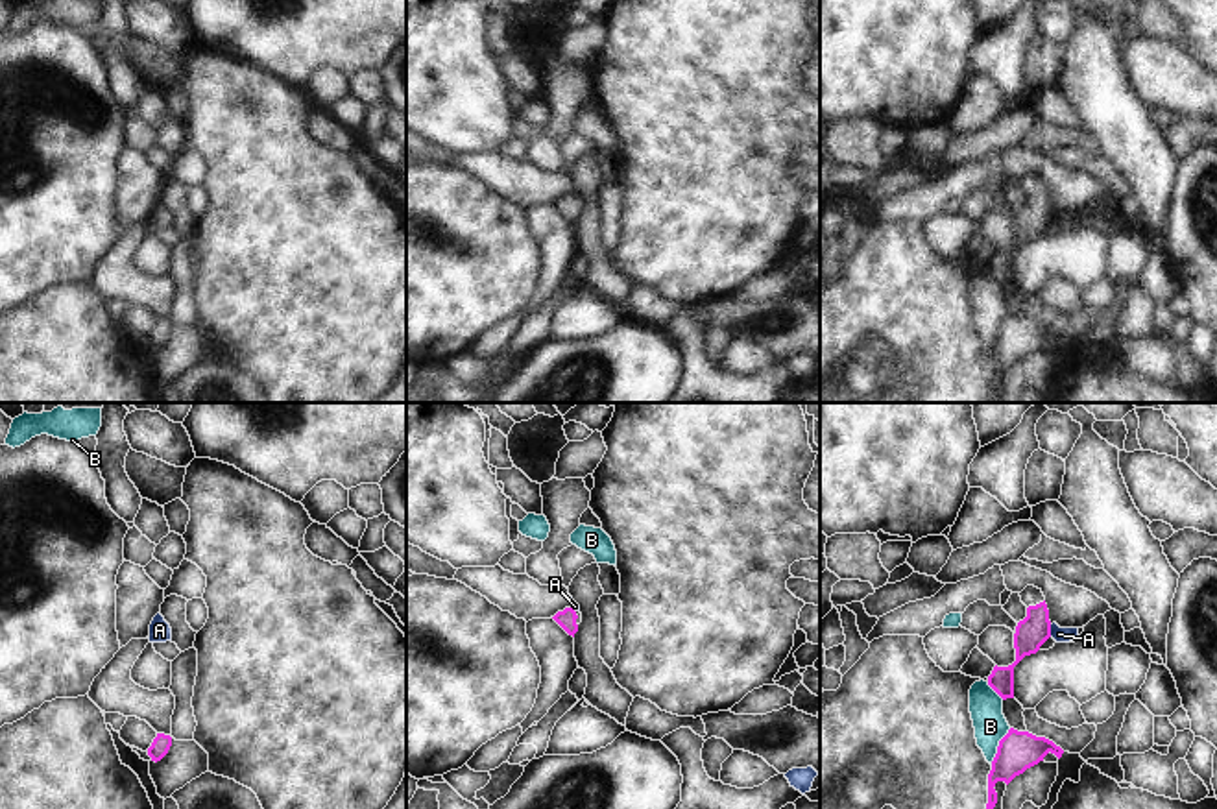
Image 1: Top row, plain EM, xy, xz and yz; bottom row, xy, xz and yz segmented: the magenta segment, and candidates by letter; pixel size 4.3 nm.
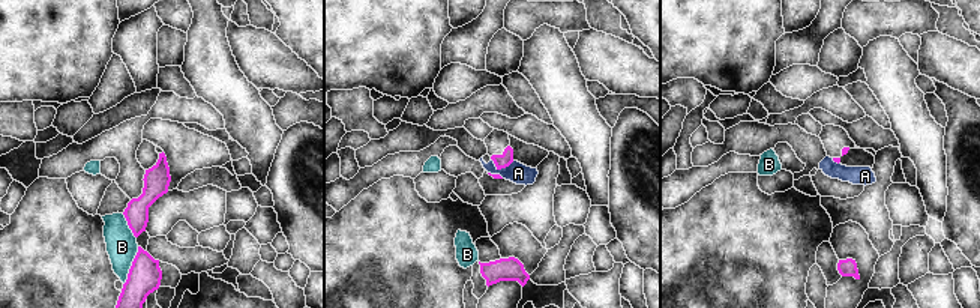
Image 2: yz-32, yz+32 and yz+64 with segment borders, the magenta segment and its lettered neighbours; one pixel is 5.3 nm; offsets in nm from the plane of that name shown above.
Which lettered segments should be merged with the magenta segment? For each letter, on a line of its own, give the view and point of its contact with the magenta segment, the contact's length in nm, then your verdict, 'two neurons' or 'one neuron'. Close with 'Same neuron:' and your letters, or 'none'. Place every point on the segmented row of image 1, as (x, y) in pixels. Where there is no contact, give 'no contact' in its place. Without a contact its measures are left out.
A: yz (1049, 630) | 60 nm | two neurons
B: yz (998, 747) | 180 nm | two neurons
Same neuron: none

